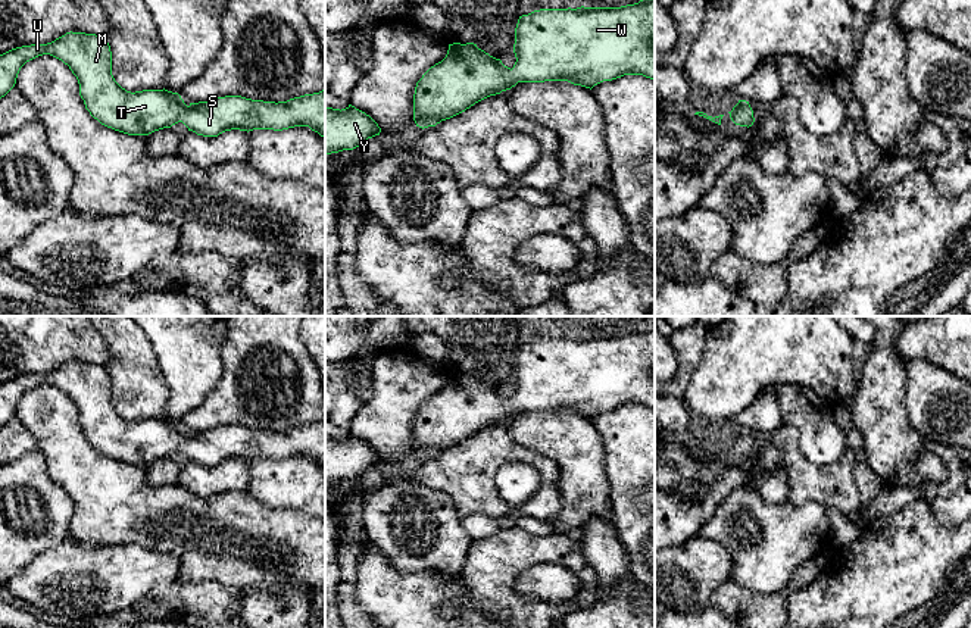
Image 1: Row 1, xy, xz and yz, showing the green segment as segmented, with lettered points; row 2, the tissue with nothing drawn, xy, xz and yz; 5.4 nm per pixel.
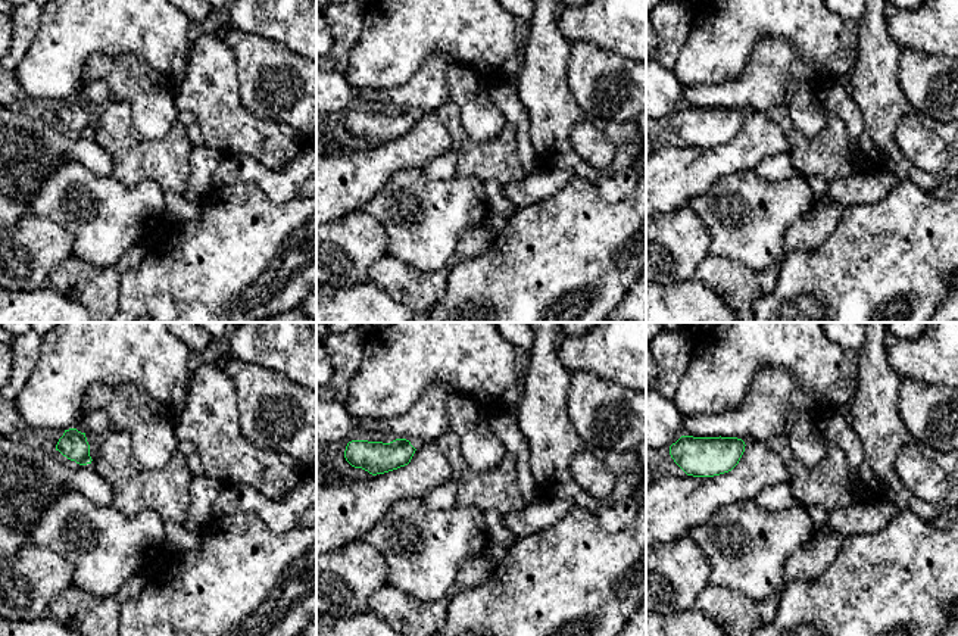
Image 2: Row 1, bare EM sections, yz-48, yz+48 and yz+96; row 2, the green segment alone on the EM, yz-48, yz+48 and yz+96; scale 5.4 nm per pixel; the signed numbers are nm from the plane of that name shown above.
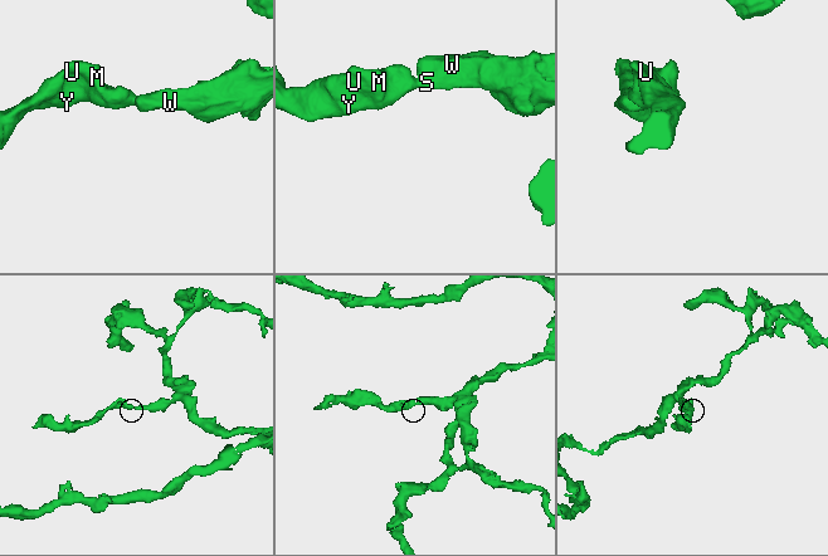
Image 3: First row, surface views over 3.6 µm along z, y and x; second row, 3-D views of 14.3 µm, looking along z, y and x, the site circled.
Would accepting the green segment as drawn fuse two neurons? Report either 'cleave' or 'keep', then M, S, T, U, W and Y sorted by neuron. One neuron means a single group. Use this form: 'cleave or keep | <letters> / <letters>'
keep | M S T U W Y

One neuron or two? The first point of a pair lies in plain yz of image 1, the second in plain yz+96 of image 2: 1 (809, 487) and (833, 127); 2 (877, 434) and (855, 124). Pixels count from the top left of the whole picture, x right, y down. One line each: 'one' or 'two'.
1: one
2: two

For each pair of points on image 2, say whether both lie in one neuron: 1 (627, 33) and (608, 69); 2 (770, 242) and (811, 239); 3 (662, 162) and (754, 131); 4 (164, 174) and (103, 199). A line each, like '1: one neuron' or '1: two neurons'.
1: two neurons
2: two neurons
3: one neuron
4: two neurons

